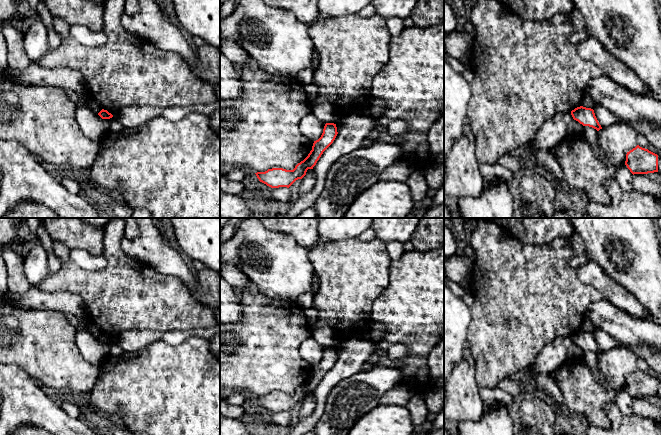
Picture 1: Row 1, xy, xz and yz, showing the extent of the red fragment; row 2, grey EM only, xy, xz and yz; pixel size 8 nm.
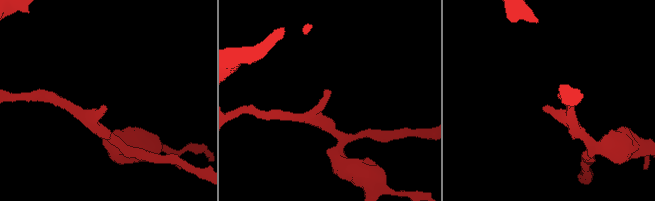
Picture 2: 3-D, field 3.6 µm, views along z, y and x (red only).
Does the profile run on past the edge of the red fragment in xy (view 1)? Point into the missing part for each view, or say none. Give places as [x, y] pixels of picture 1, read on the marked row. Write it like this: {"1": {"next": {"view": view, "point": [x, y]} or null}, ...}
{"1": {"next": null}}

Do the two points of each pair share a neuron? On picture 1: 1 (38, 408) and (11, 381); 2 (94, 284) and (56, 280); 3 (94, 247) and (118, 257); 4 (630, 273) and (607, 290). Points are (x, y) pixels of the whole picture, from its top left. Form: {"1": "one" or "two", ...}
{"1": "one", "2": "one", "3": "two", "4": "two"}

